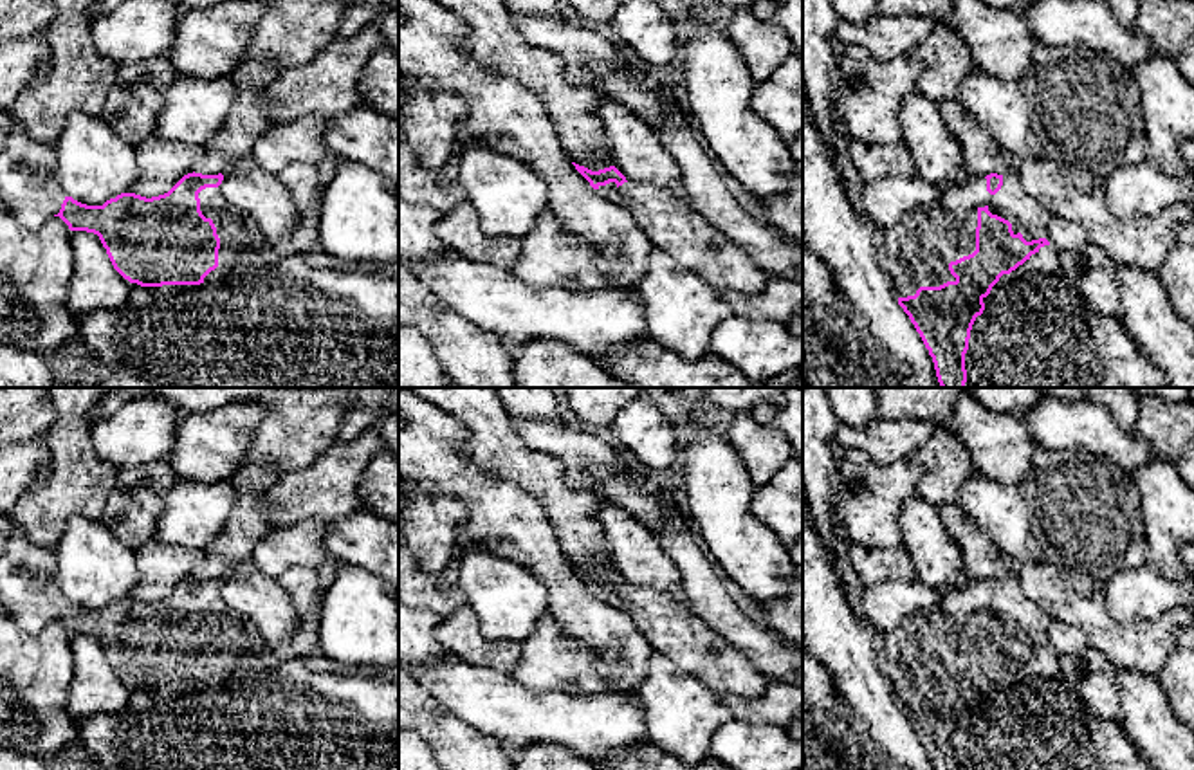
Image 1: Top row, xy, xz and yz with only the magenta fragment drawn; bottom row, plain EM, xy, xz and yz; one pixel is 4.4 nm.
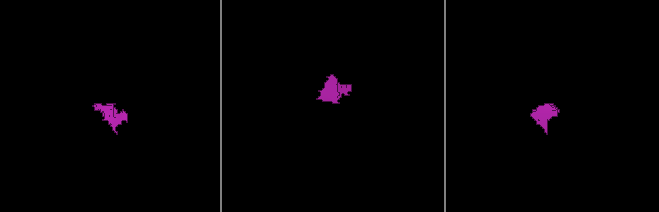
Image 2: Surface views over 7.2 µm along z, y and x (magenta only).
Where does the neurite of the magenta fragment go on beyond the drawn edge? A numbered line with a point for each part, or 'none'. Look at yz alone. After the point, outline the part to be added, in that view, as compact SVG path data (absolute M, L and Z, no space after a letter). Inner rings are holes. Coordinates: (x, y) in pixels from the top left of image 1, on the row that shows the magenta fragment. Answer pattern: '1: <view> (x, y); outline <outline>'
1: yz (1032, 215); outline M1026 191L996 193L996 197L1014 207L1017 222L1033 234L1033 240L1046 238L1050 242L1030 256L1030 265L1039 272L1059 272L1059 251L1048 236L1048 225L1053 218L1052 211Z

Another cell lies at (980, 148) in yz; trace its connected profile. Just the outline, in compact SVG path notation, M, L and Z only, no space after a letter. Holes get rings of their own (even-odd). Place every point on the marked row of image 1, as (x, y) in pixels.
M956 99L938 103L943 121L958 137L963 155L965 171L970 177L987 177L990 173L1006 175L1010 168L997 155L999 142L969 115Z

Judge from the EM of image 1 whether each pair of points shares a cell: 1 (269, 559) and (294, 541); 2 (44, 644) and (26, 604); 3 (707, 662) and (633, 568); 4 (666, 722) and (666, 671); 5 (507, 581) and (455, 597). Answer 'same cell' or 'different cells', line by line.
1: same cell
2: different cells
3: different cells
4: same cell
5: different cells

